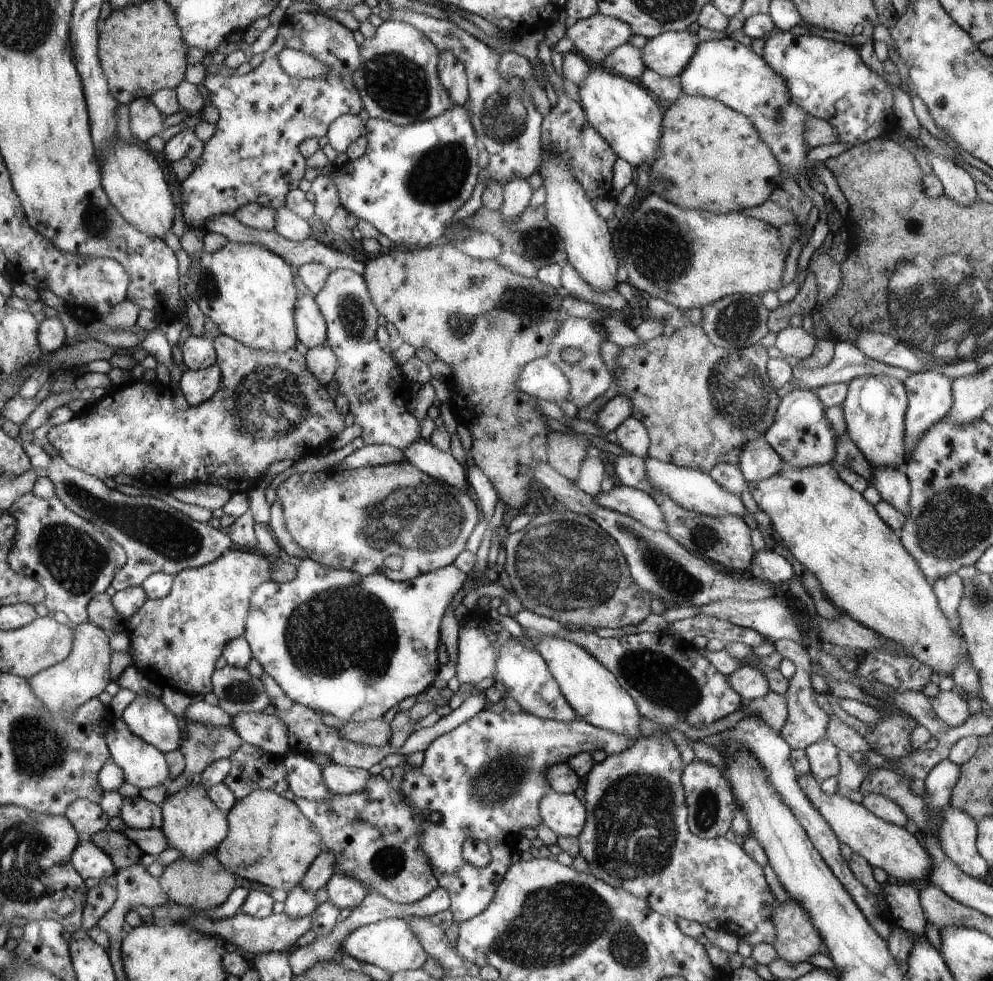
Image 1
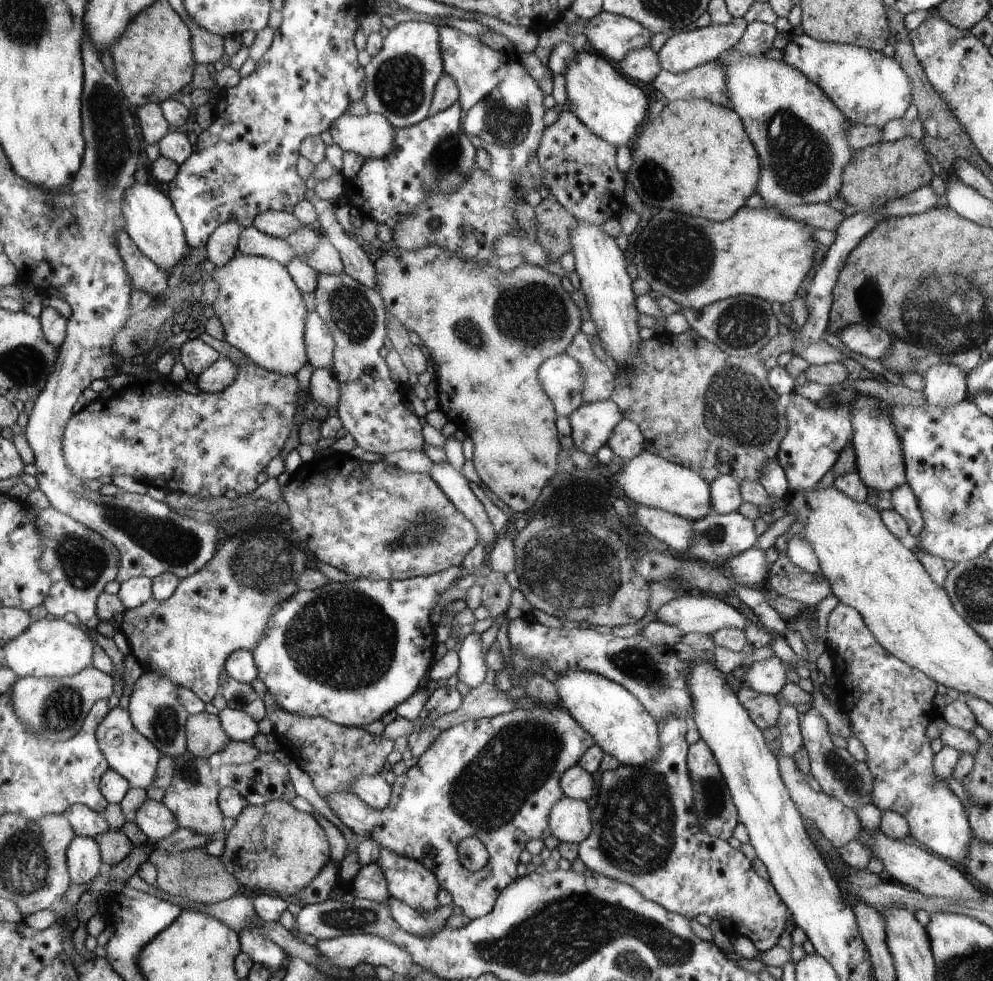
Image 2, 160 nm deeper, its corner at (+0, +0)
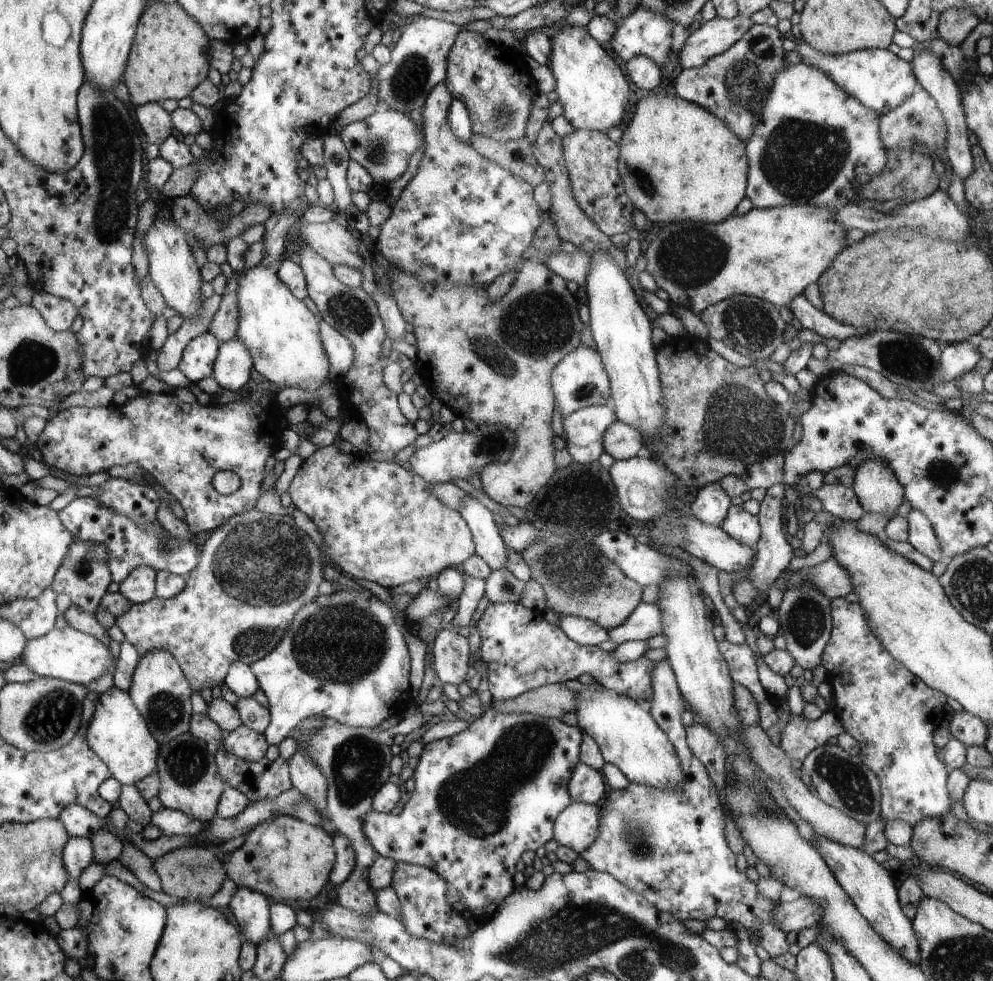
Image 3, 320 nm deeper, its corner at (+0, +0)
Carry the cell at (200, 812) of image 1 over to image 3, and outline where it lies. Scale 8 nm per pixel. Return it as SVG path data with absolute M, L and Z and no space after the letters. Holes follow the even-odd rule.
M189 730L160 745L156 772L161 785L156 798L163 804L164 809L194 815L202 822L210 822L216 816L226 784L218 772L213 750L214 747L205 740L195 737Z

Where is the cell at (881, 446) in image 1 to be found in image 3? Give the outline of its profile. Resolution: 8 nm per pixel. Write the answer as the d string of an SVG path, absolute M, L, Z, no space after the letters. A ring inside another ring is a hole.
M874 458L855 470L852 488L865 512L885 514L889 520L904 502L903 486L883 461Z

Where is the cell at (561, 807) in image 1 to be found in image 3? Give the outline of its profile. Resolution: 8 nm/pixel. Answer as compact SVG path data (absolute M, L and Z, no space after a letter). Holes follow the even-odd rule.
M574 801L558 815L554 828L554 840L559 846L571 848L581 855L600 835L600 807Z

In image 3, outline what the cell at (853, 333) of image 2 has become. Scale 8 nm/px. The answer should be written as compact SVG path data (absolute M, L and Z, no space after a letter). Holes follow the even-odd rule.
M803 294L792 299L789 309L803 328L814 330L824 338L837 338L842 342L856 335L864 335L863 332L858 332L853 326L843 325L828 316L823 310L815 308Z

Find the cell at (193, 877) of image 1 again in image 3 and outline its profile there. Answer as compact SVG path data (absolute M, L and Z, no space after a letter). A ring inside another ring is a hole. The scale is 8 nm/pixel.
M212 846L177 848L153 860L153 867L161 880L161 890L181 900L209 900L220 890L228 876L225 865Z

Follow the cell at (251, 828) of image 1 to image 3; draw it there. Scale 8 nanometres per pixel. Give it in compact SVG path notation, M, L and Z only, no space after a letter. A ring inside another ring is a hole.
M278 815L259 823L245 834L244 844L229 854L219 855L225 871L238 887L248 887L281 902L312 900L327 888L336 863L333 837L326 829Z

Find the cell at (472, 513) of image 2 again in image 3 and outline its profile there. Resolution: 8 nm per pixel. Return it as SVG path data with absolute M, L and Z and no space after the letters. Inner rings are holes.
M470 495L463 499L463 504L458 510L472 529L476 554L492 570L507 568L509 550L492 519L492 512Z

